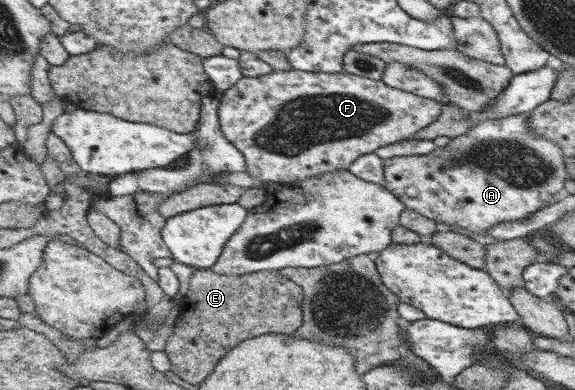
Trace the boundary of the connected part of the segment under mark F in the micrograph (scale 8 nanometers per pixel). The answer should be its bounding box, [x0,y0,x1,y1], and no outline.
[219,69,442,187]

